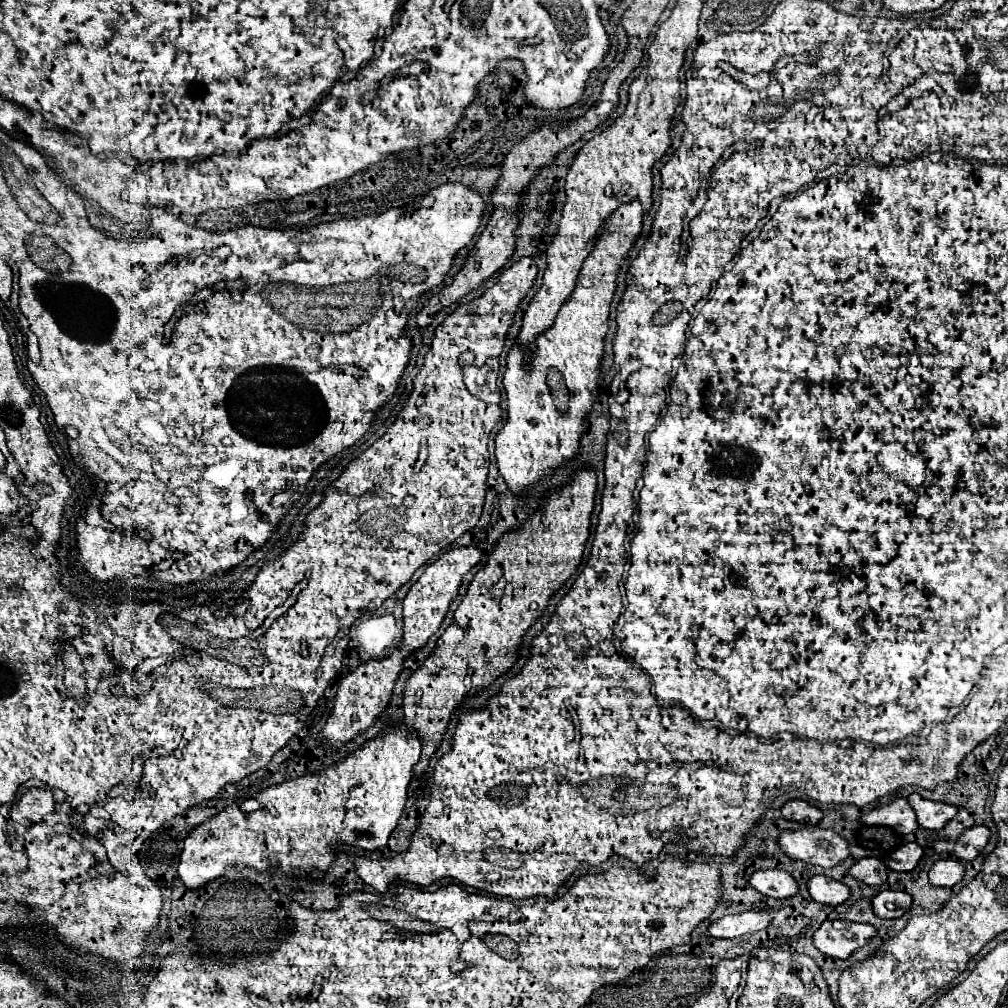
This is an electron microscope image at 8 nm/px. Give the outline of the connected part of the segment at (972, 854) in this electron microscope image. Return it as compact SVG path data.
M973 825L965 829L955 841L955 855L961 861L973 861L989 841L989 829L985 825Z

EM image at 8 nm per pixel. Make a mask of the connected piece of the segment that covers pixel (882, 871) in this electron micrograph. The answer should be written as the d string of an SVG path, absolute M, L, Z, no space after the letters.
M865 857L849 867L849 875L865 885L883 885L887 881L887 867L877 857Z

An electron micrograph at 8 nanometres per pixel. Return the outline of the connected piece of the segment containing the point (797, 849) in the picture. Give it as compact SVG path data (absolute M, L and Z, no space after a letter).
M803 827L779 831L779 847L791 857L819 867L835 867L849 857L849 847L843 837L831 829Z

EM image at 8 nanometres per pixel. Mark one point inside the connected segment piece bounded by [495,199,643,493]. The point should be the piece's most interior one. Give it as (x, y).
(535, 438)

